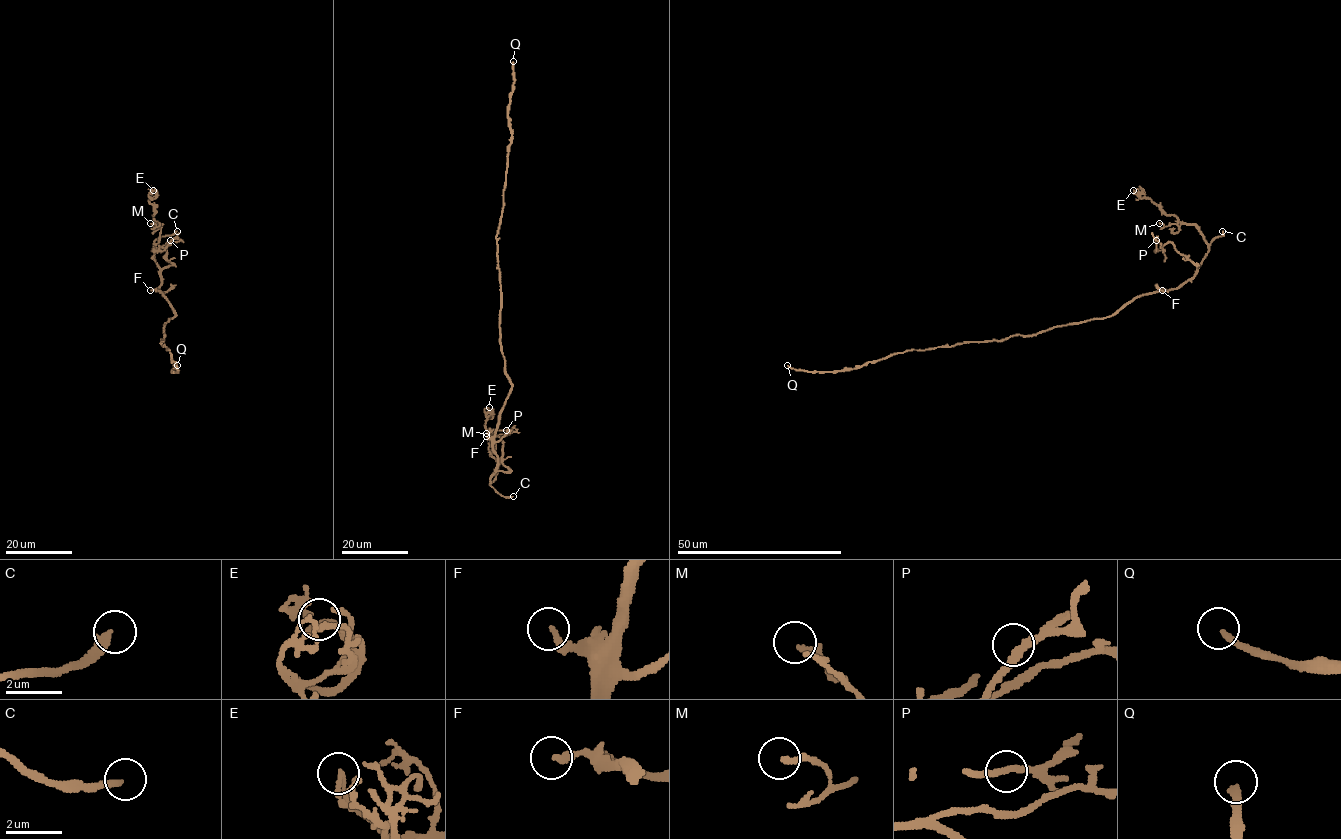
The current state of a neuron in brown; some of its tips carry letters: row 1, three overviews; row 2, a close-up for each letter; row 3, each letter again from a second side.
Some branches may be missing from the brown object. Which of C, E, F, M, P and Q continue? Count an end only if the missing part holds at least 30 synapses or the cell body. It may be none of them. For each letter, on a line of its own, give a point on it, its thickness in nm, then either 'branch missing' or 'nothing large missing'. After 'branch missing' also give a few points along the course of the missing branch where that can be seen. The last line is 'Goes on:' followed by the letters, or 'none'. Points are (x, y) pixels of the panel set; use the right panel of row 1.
C: (1222, 231) | 280 nm | branch missing
E: (1133, 190) | 170 nm | nothing large missing
F: (1162, 290) | 200 nm | nothing large missing
M: (1159, 223) | 200 nm | nothing large missing
P: (1156, 240) | 220 nm | nothing large missing
Q: (787, 365) | 240 nm | branch missing | (787, 365), (755, 353), (750, 317), (758, 276), (815, 212), (835, 99), (801, 84), (822, 48), (809, 65)
Goes on: C, Q

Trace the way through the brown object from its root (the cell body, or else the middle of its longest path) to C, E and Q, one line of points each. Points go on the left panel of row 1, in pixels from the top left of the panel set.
C: (164, 325), (175, 315), (167, 299), (157, 289), (161, 285), (161, 273), (155, 261), (154, 241), (177, 231)
E: (164, 325), (175, 315), (157, 289), (161, 273), (154, 247), (162, 225), (153, 217), (153, 190)
Q: (164, 325), (164, 340), (160, 343), (175, 363), (173, 371), (178, 371), (177, 365)

